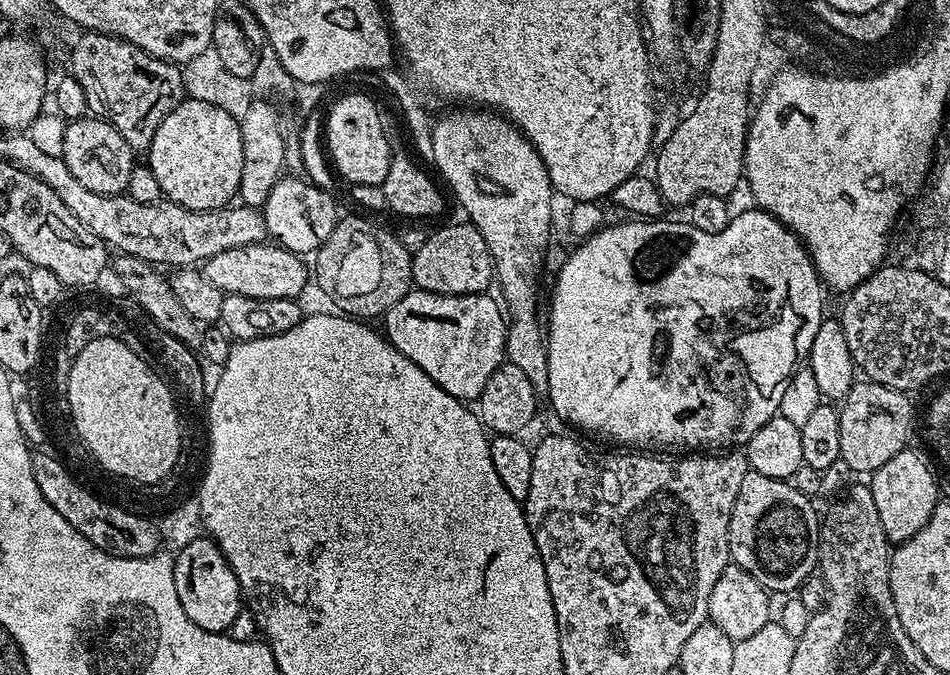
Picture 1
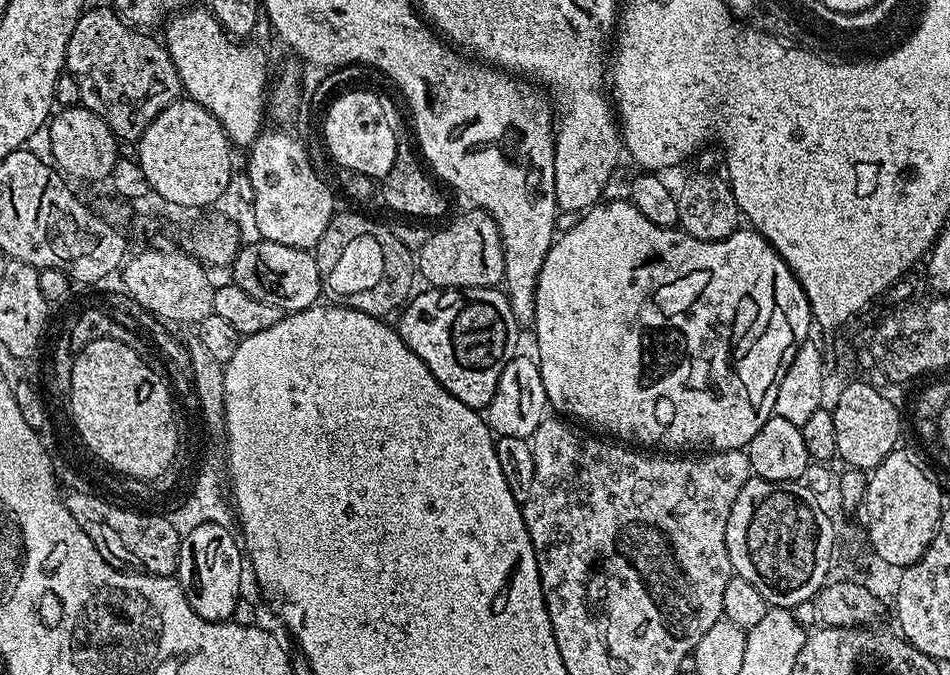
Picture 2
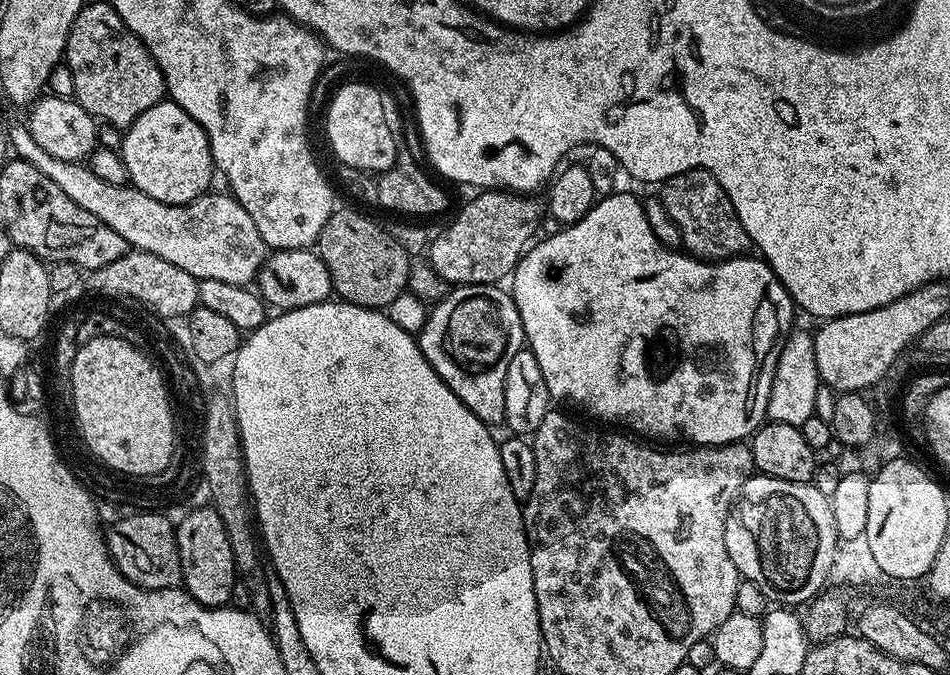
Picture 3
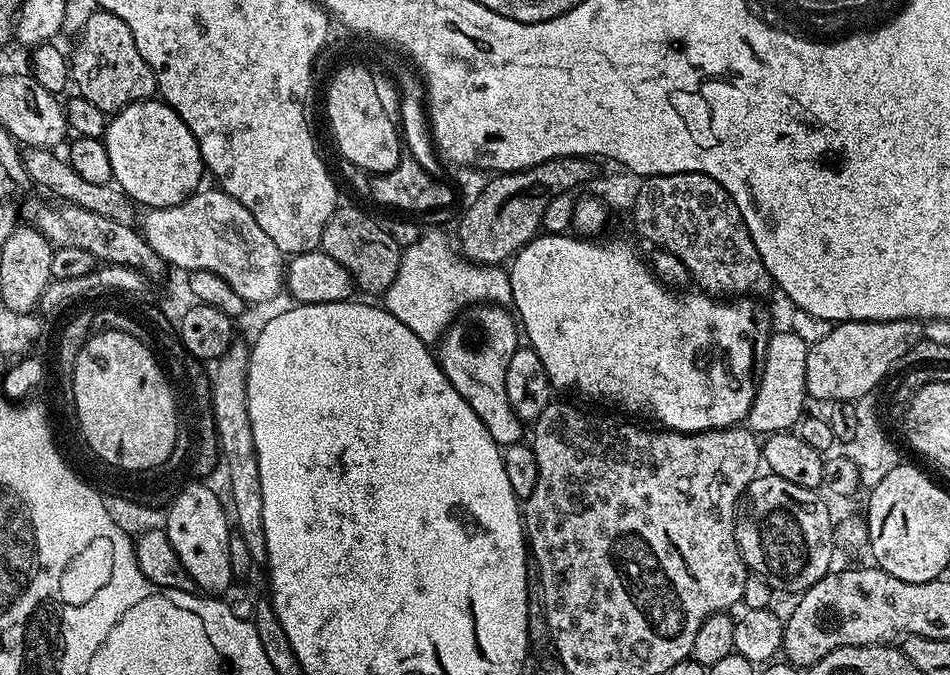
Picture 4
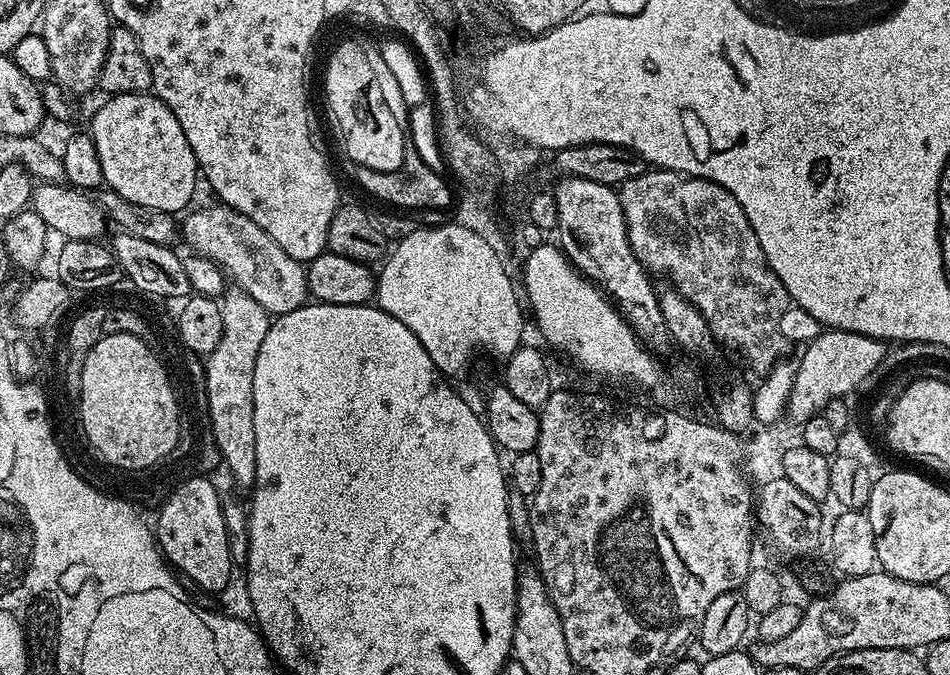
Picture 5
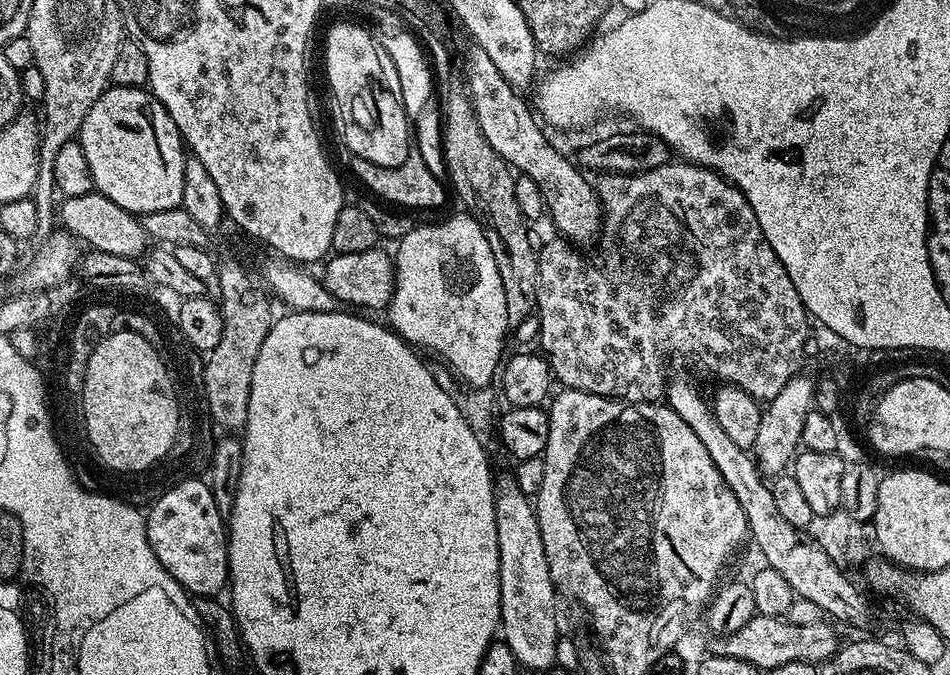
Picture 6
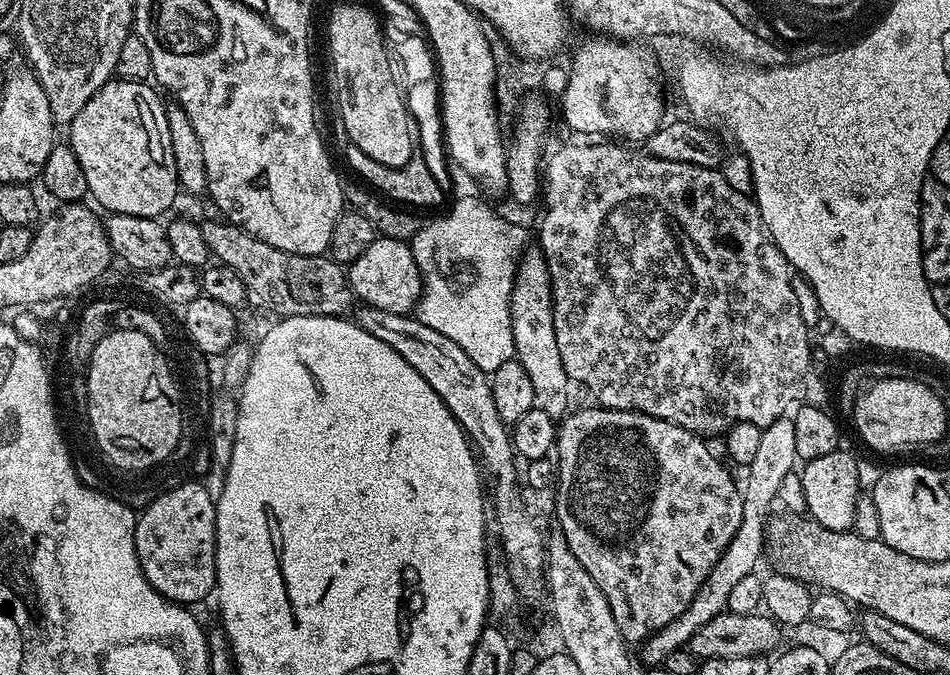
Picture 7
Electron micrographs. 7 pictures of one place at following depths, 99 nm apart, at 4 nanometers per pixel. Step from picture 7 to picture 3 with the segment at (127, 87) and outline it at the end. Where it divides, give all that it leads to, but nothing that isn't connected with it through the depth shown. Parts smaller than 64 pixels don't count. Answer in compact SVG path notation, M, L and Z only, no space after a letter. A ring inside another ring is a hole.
M170 98L158 101L146 114L138 114L129 128L123 129L119 146L120 157L126 162L130 184L158 202L184 204L207 193L213 186L212 151L208 136Z

